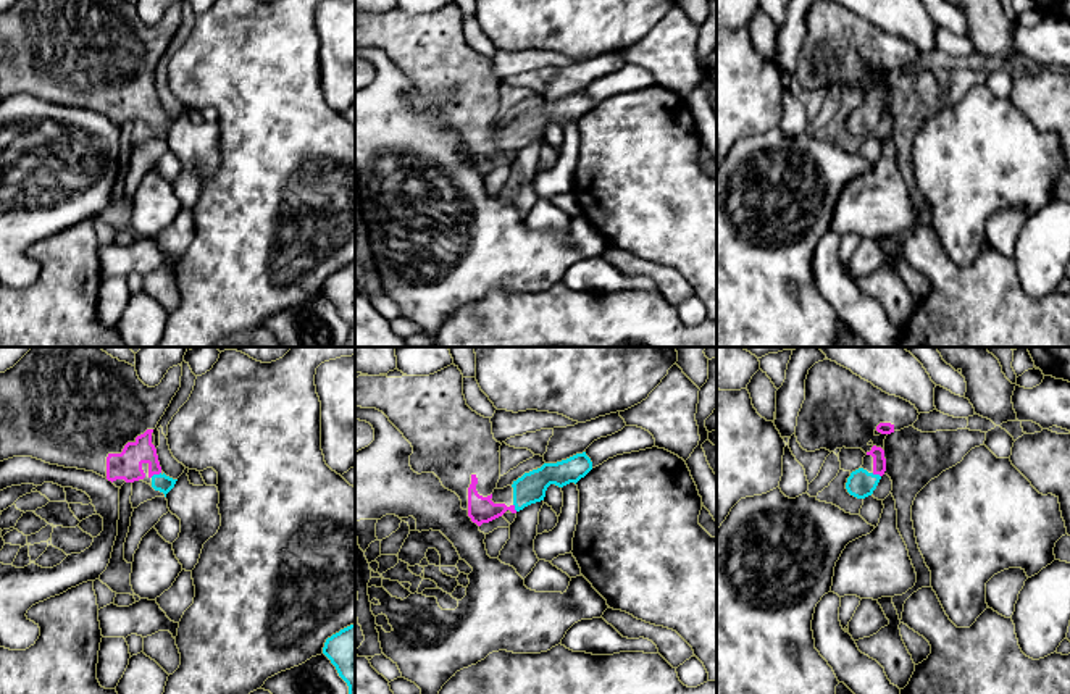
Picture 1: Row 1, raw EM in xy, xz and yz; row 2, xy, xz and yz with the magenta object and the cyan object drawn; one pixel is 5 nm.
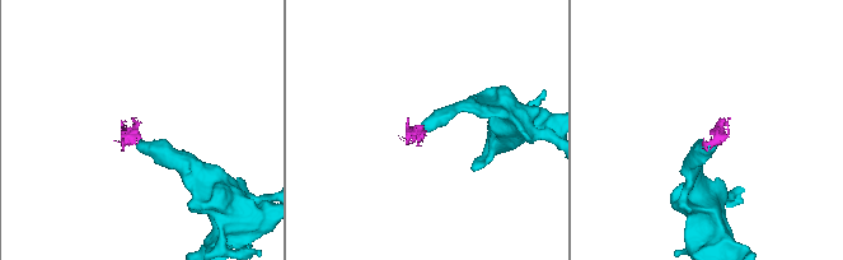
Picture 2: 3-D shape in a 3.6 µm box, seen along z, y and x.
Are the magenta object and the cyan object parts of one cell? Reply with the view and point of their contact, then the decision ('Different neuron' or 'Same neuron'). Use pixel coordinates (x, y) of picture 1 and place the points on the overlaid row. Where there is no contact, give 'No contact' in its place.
Touches magenta at xy (155, 473). Same neuron

